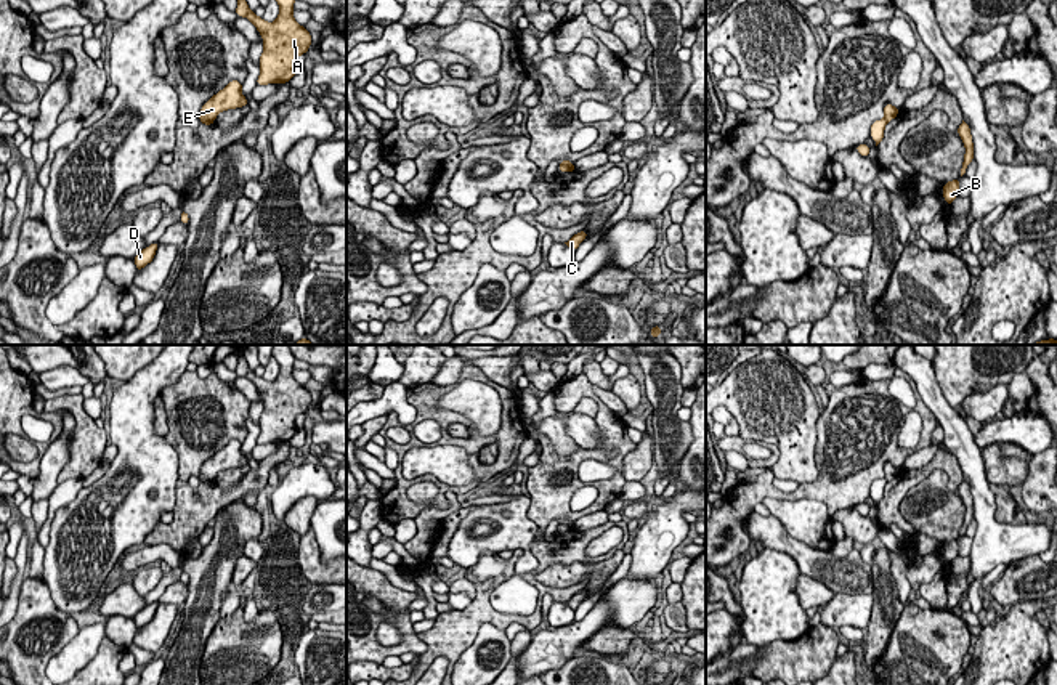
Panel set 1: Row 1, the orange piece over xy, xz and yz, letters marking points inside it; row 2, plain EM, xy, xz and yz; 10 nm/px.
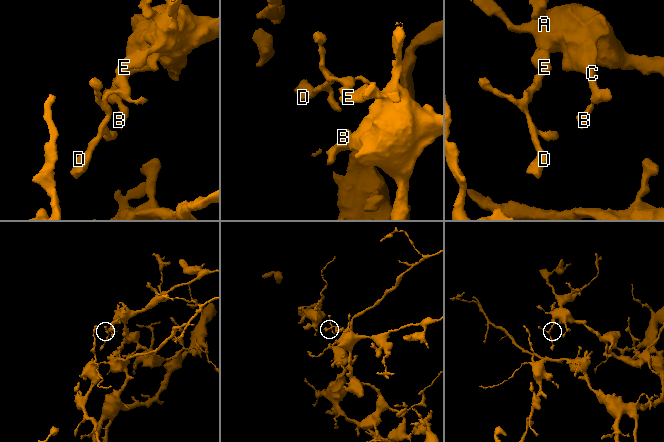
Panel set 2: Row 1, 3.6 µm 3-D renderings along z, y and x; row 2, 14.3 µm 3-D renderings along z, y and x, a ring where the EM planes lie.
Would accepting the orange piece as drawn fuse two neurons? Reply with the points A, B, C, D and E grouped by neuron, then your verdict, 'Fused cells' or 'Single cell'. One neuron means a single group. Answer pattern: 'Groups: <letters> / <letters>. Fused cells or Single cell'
Groups: A B C E / D. Fused cells

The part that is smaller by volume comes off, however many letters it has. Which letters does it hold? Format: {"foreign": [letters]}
{"foreign": ["D"]}

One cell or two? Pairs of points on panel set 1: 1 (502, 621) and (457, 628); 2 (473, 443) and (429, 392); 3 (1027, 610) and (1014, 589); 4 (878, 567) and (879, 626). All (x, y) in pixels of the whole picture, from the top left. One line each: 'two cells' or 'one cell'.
1: one cell
2: one cell
3: two cells
4: one cell

